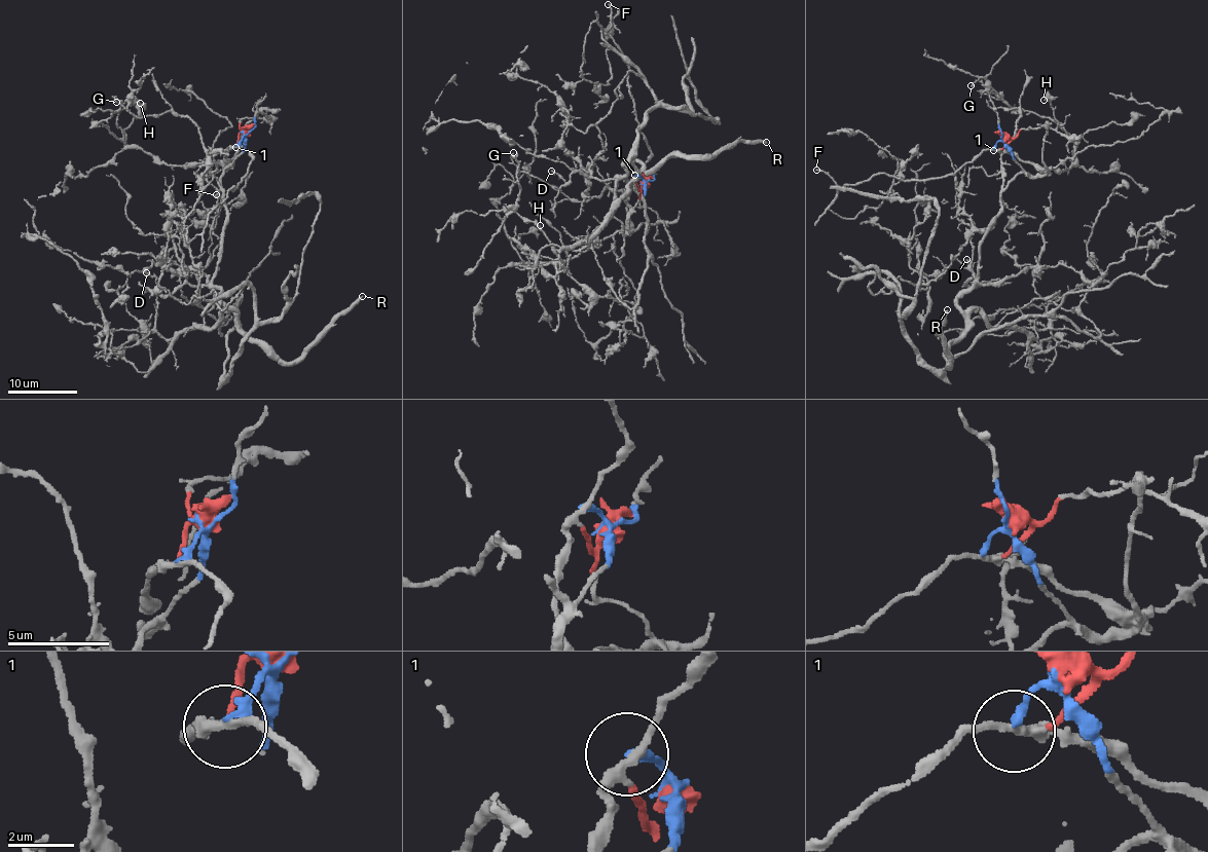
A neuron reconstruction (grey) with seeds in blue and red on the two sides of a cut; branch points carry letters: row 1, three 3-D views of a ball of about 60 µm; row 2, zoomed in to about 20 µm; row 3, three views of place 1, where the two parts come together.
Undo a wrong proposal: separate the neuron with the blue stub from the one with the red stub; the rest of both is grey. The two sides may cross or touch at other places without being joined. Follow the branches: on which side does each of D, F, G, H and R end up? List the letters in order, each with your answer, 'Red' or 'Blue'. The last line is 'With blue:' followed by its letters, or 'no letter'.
D: Blue
F: Red
G: Blue
H: Red
R: Blue
With blue: D, G, R

